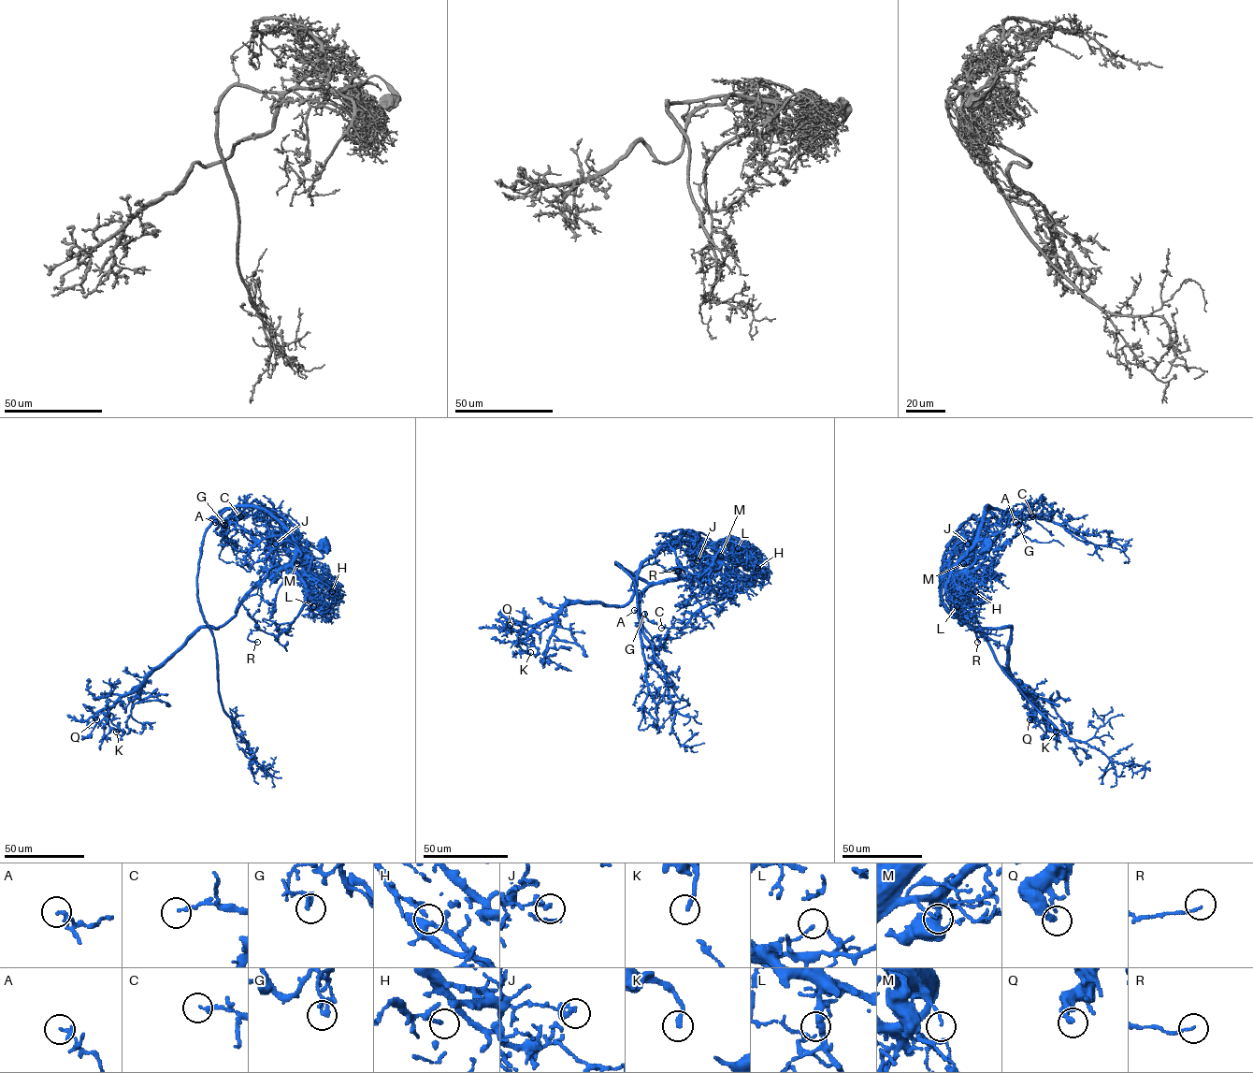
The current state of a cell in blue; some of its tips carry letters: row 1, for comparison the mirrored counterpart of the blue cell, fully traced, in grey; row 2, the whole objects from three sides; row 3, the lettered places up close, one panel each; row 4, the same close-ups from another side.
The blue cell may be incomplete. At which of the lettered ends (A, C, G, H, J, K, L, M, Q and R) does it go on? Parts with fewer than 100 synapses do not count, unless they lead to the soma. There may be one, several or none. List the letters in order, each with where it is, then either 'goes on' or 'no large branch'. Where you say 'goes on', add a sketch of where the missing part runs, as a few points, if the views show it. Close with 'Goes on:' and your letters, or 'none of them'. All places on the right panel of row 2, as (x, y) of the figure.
A: (1015, 522) | no large branch
C: (1032, 516) | no large branch
G: (1018, 525) | no large branch
H: (975, 591) | no large branch
J: (968, 543) | no large branch
K: (1056, 732) | no large branch
L: (957, 606) | no large branch
M: (963, 563) | no large branch
Q: (1029, 719) | no large branch
R: (977, 642) | no large branch
Goes on: none of them

